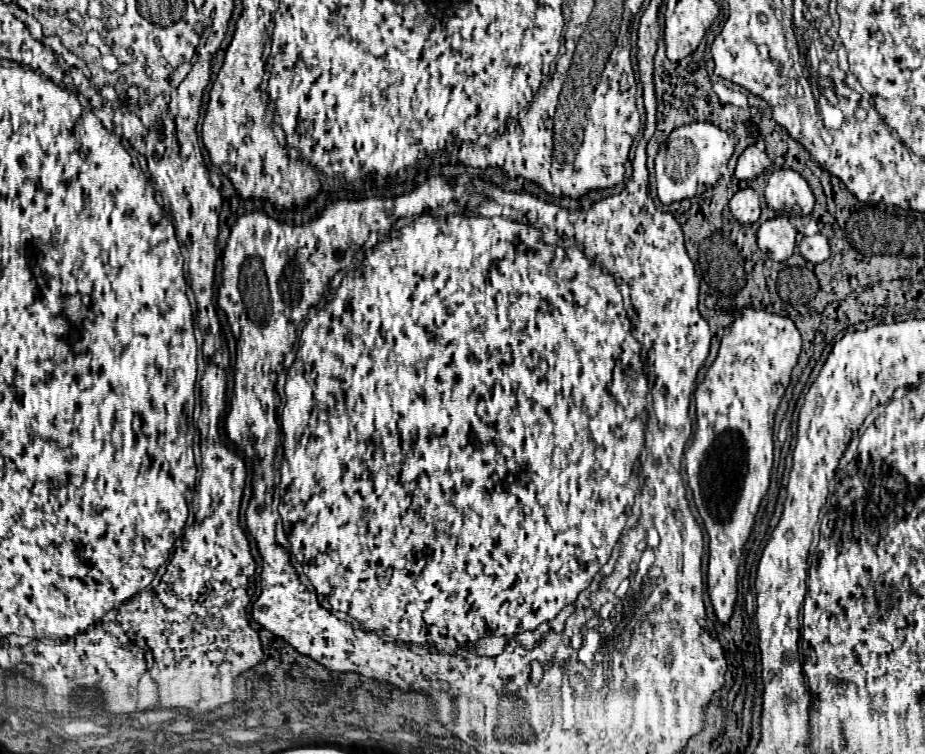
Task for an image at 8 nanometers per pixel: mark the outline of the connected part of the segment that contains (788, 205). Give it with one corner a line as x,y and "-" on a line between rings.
775,169
769,173
765,201
773,211
791,215
809,215
815,205
807,181
793,169

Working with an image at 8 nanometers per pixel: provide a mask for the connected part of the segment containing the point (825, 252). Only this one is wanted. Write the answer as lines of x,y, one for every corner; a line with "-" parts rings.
821,233
811,235
811,237
803,237
803,241
799,243
799,251
805,257
805,261
817,265
823,263
829,257
829,243
827,237
823,237

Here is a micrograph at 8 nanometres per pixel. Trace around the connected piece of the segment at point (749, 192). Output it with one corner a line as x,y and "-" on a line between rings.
751,187
741,189
729,201
729,209
737,221
755,223
759,219
759,195

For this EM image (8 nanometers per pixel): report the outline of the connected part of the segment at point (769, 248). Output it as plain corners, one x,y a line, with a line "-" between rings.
775,217
761,223
757,231
757,245
773,261
785,261
795,251
795,227
787,217

